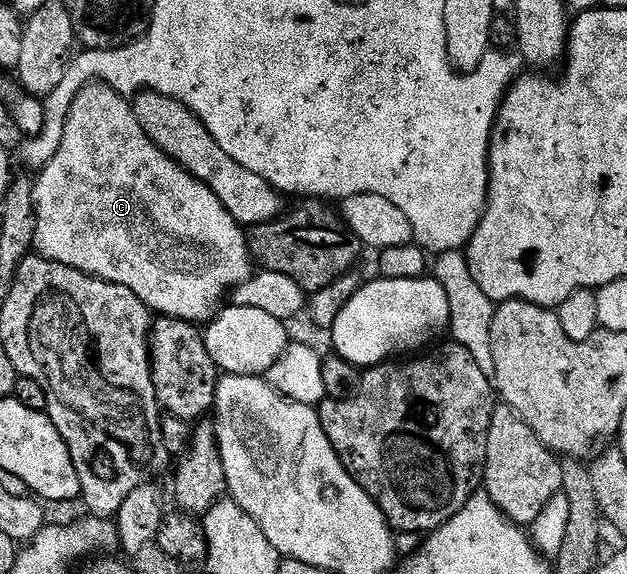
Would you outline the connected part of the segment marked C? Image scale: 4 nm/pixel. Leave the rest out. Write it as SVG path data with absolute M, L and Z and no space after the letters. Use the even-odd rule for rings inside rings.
M94 81L89 86L84 87L79 94L75 97L75 101L71 105L69 115L65 118L65 128L63 129L63 141L59 141L59 149L55 153L55 157L51 157L51 161L47 161L47 165L36 176L33 183L33 215L37 218L35 221L35 237L33 238L35 244L36 254L43 256L44 259L51 261L59 261L68 267L79 269L88 275L94 275L100 279L111 281L115 285L123 285L127 289L131 289L131 293L135 293L135 297L139 297L139 301L143 301L149 307L150 312L156 313L161 317L168 317L171 319L186 319L188 323L195 323L198 325L204 324L206 321L213 319L217 315L219 308L222 306L223 301L221 298L226 298L227 293L232 292L234 287L238 287L243 281L247 281L250 275L254 274L255 264L253 256L249 254L249 241L247 238L246 228L238 223L235 217L231 217L229 210L223 205L223 201L219 201L219 197L215 197L215 193L211 193L211 189L203 181L199 181L191 173L187 173L187 169L183 169L171 157L167 157L167 153L163 153L163 149L159 149L151 141L151 137L147 137L147 133L143 133L143 125L139 125L139 121L133 112L133 104L124 95L120 95L115 89L108 87L106 83Z

